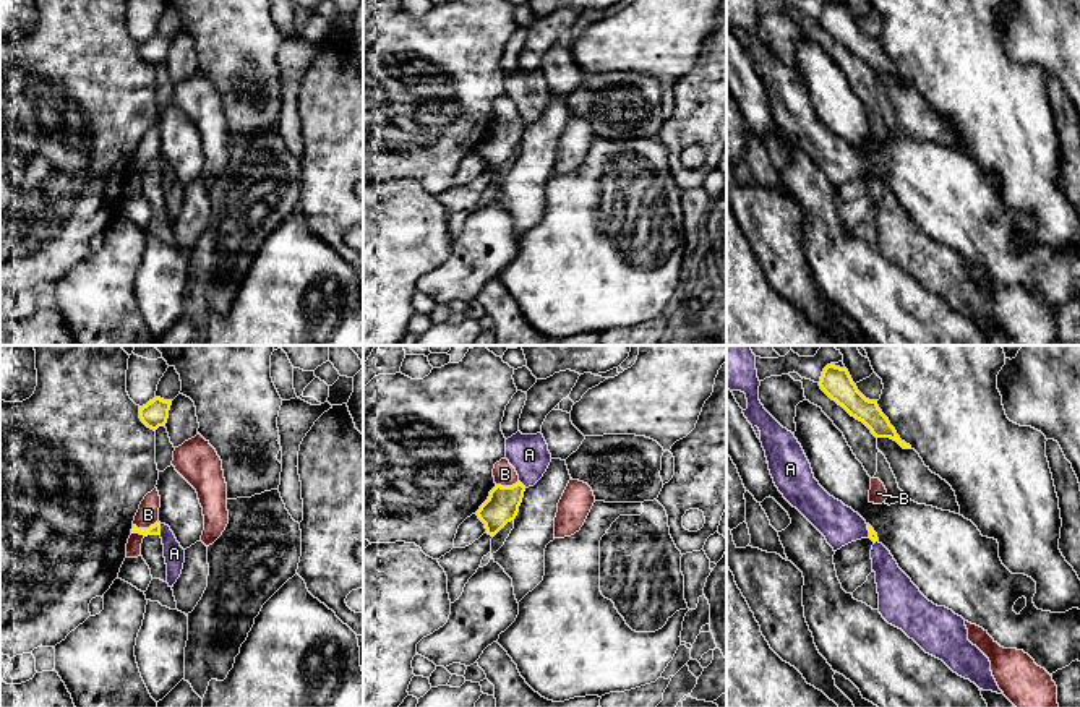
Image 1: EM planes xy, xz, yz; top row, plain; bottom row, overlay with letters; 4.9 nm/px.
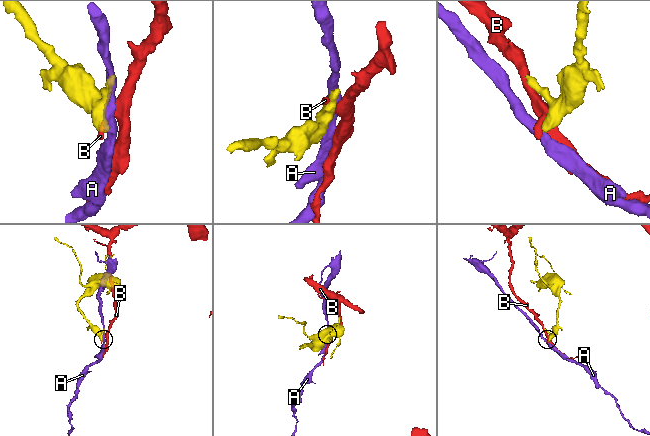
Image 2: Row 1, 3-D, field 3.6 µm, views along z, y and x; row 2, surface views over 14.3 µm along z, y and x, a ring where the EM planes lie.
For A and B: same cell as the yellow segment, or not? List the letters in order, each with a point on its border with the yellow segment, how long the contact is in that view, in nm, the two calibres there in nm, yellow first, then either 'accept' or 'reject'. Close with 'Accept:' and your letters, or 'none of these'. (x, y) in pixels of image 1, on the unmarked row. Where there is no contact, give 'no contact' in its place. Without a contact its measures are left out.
A: contact xy (159, 166); length 60 nm; calibres 50 and 100 nm; reject
B: contact xy (145, 166); length 130 nm; calibres 50 and 110 nm; reject
Accept: none of these

